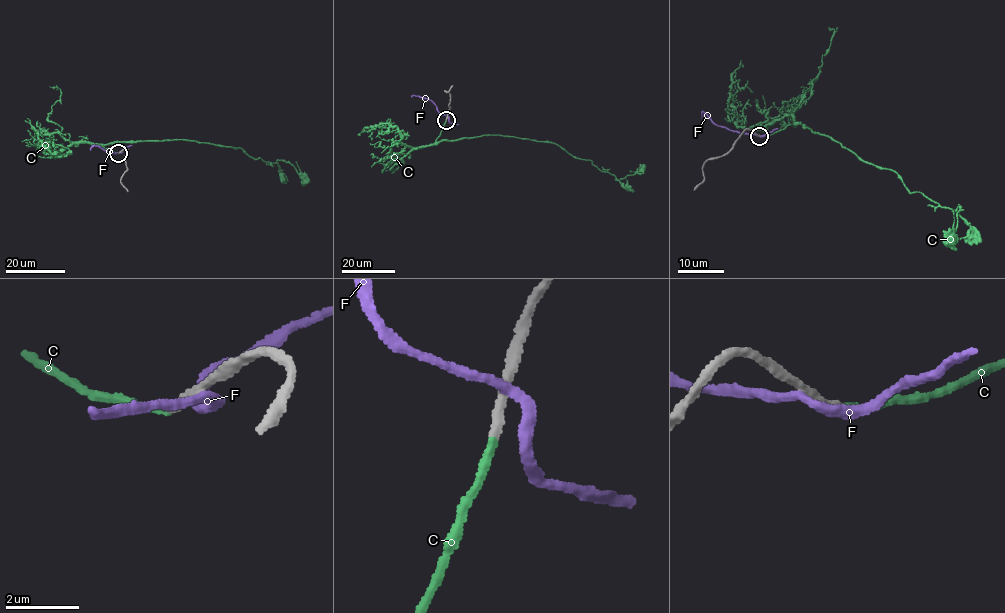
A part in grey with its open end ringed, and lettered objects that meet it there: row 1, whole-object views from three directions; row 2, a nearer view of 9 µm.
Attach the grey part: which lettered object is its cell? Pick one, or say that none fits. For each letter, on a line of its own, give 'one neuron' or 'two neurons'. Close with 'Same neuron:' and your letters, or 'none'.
C: one neuron
F: two neurons
Same neuron: C

